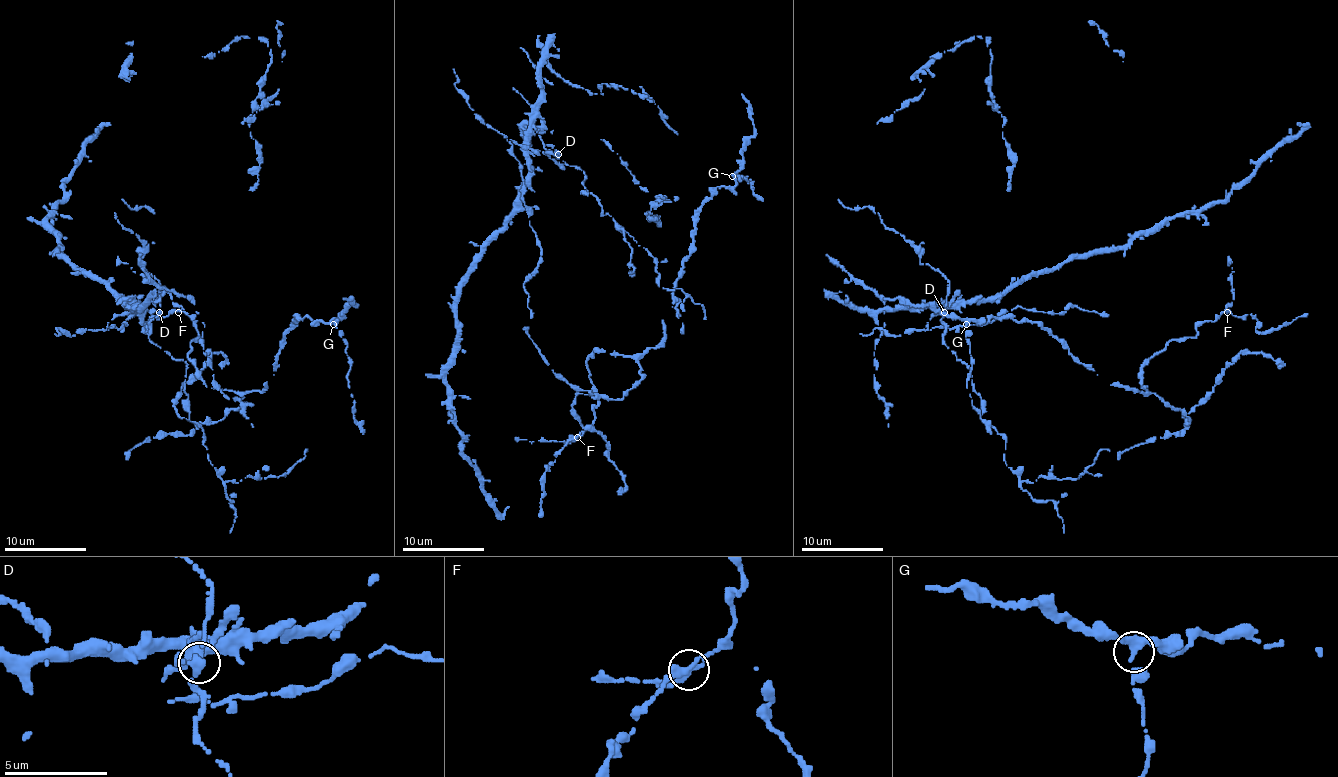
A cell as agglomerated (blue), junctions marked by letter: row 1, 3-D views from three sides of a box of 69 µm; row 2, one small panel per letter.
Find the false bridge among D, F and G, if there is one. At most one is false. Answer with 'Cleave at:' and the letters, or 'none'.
Cleave at: D

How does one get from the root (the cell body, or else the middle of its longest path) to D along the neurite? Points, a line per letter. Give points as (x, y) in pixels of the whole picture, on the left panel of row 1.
D: (154, 342), (148, 336), (150, 322), (160, 312)

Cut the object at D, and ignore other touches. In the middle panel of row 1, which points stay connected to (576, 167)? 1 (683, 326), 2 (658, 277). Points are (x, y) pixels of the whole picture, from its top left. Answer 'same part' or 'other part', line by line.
1: other part
2: same part

